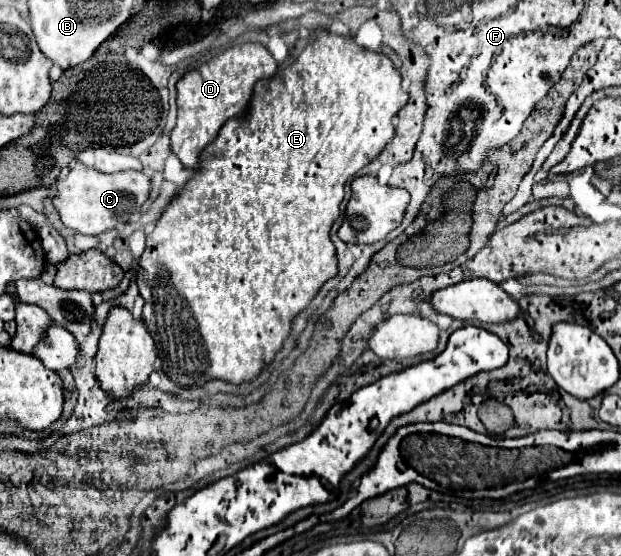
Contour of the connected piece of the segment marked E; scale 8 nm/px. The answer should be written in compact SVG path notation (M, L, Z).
M315 30L309 40L299 38L295 48L289 52L287 60L279 66L273 80L259 82L255 86L247 118L229 120L219 136L203 150L199 172L183 186L177 200L171 202L155 222L155 228L147 236L147 248L139 260L137 286L145 300L143 306L143 322L149 334L155 340L157 356L161 362L161 370L181 388L197 388L207 384L209 380L225 380L231 384L251 382L255 380L267 364L273 362L275 354L281 350L283 342L291 334L293 318L303 312L311 300L317 296L319 288L337 276L337 252L329 238L333 222L339 218L339 206L343 202L345 182L355 176L361 168L365 168L371 160L375 160L389 138L393 136L393 118L395 112L407 102L407 92L401 88L401 74L393 68L391 60L379 52L367 52L357 46L353 38L337 36L327 30Z

